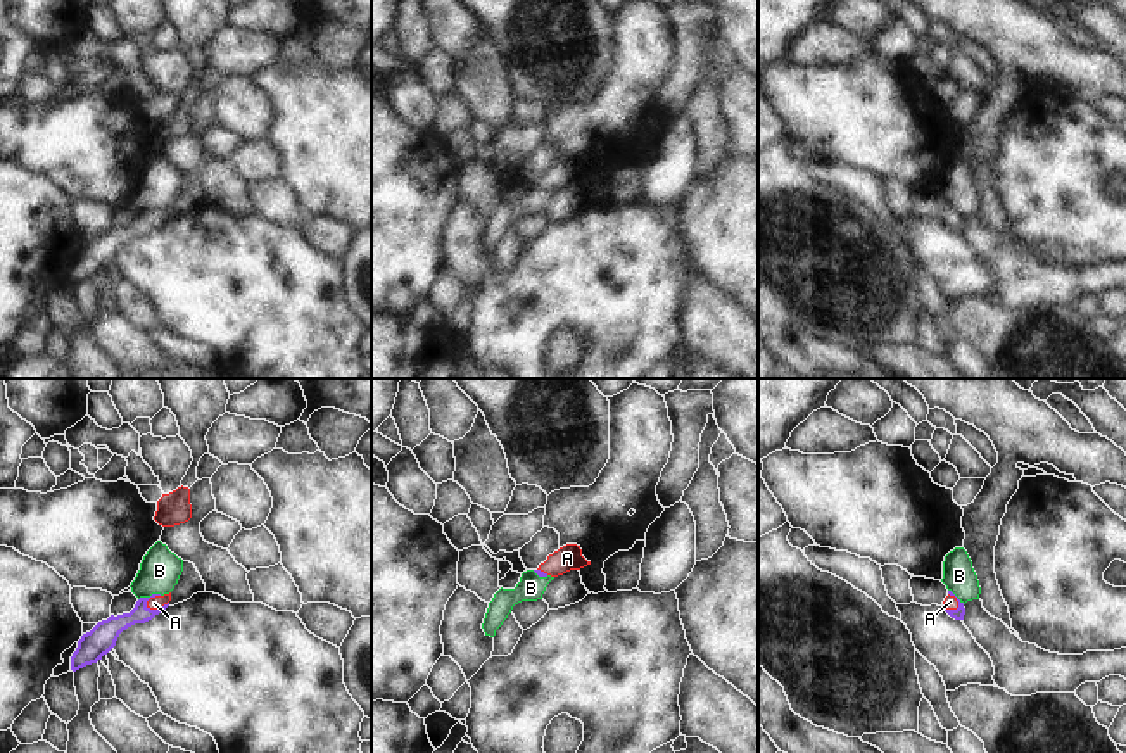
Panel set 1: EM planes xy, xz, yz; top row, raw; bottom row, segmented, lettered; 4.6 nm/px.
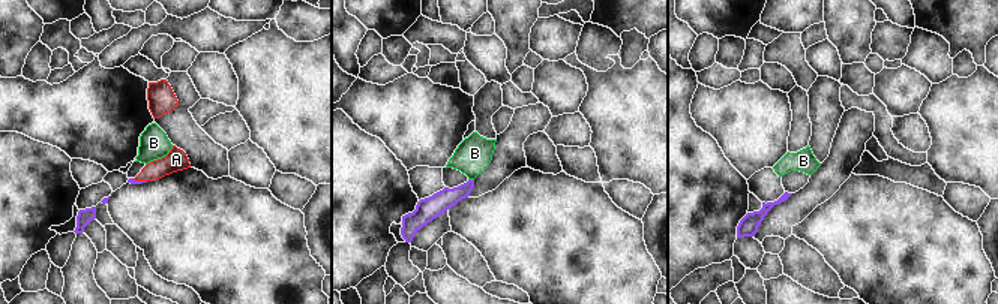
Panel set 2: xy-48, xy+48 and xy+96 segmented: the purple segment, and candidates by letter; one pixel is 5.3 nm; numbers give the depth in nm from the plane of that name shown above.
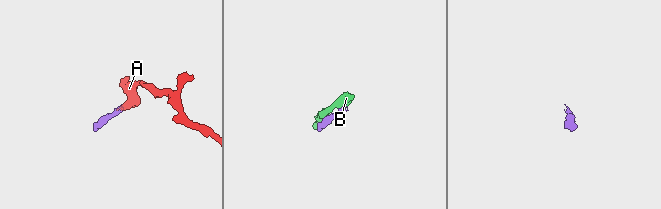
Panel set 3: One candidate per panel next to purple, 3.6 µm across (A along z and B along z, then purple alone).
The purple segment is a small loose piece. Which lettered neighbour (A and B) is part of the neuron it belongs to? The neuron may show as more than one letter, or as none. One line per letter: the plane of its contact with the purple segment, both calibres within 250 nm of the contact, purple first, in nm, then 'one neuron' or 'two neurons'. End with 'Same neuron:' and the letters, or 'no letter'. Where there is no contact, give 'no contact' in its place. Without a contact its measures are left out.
A: contact in xy; calibres 110 and 60 nm; one neuron
B: contact in xy; calibres 100 and 190 nm; two neurons
Same neuron: A

